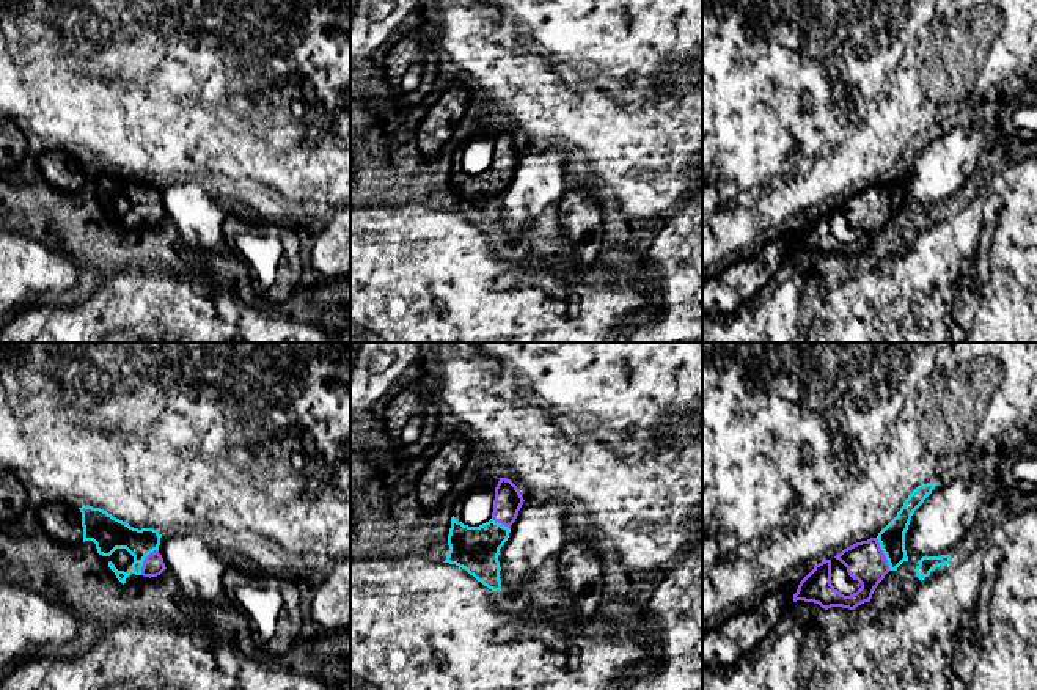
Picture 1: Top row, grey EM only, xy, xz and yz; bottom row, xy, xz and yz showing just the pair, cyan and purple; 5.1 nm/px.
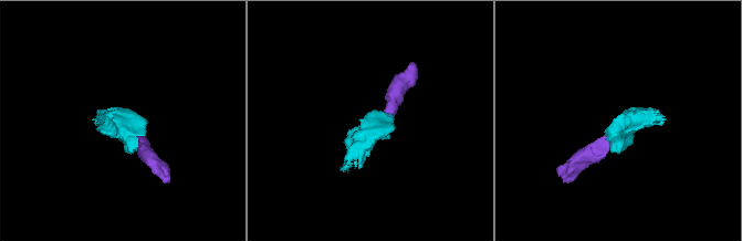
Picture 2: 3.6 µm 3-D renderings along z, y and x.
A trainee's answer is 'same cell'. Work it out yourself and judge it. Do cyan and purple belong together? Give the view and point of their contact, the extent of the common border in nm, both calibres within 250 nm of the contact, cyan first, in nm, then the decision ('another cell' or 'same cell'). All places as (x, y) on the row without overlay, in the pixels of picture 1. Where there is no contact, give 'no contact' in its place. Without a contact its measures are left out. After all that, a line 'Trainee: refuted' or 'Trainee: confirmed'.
yz (883, 200) | 180 nm | 140/200 nm | same cell
Trainee: confirmed

